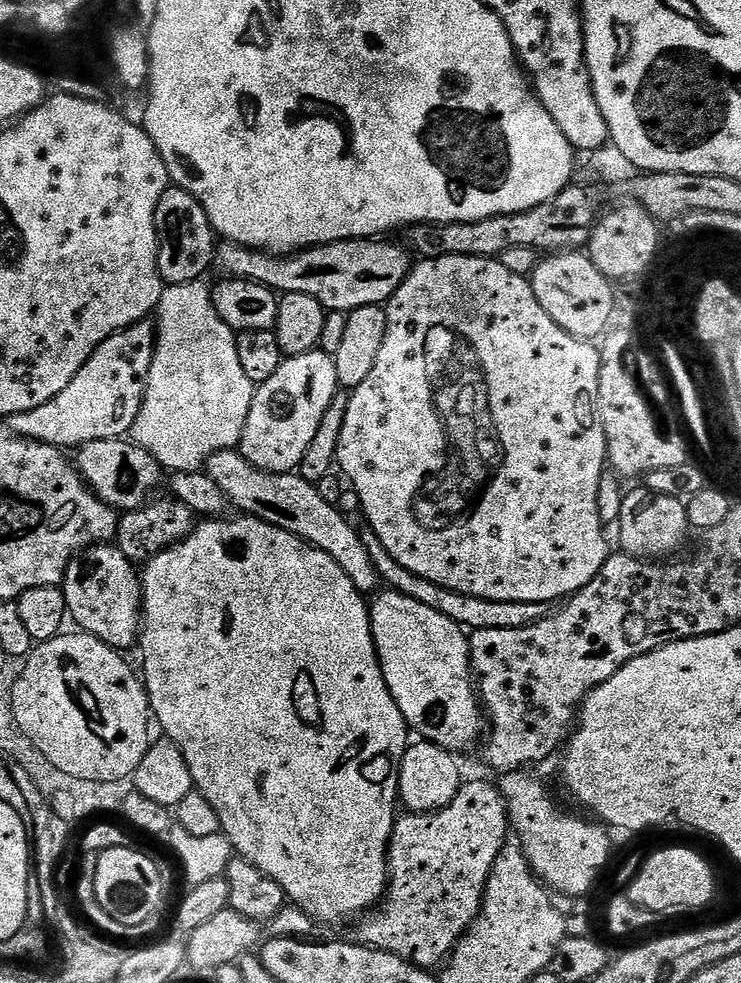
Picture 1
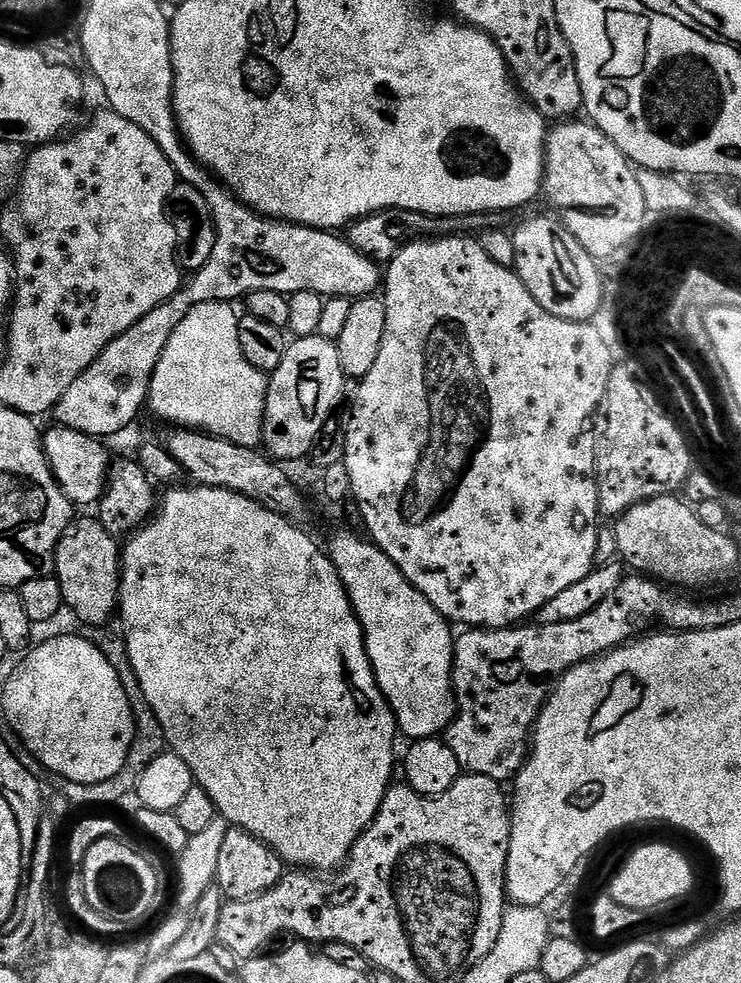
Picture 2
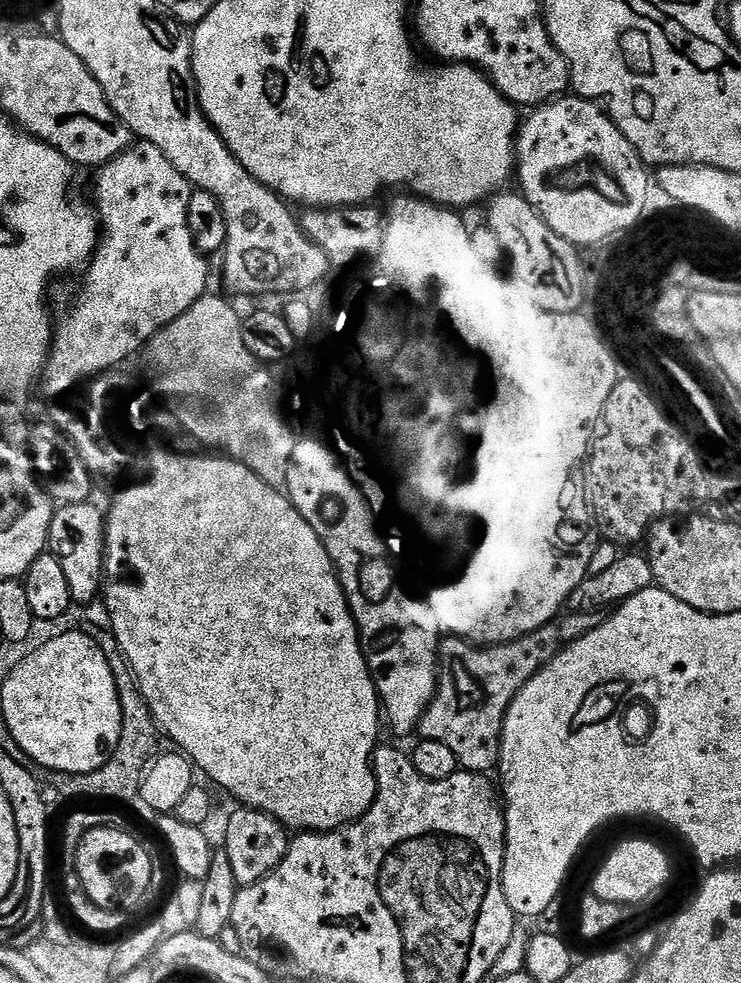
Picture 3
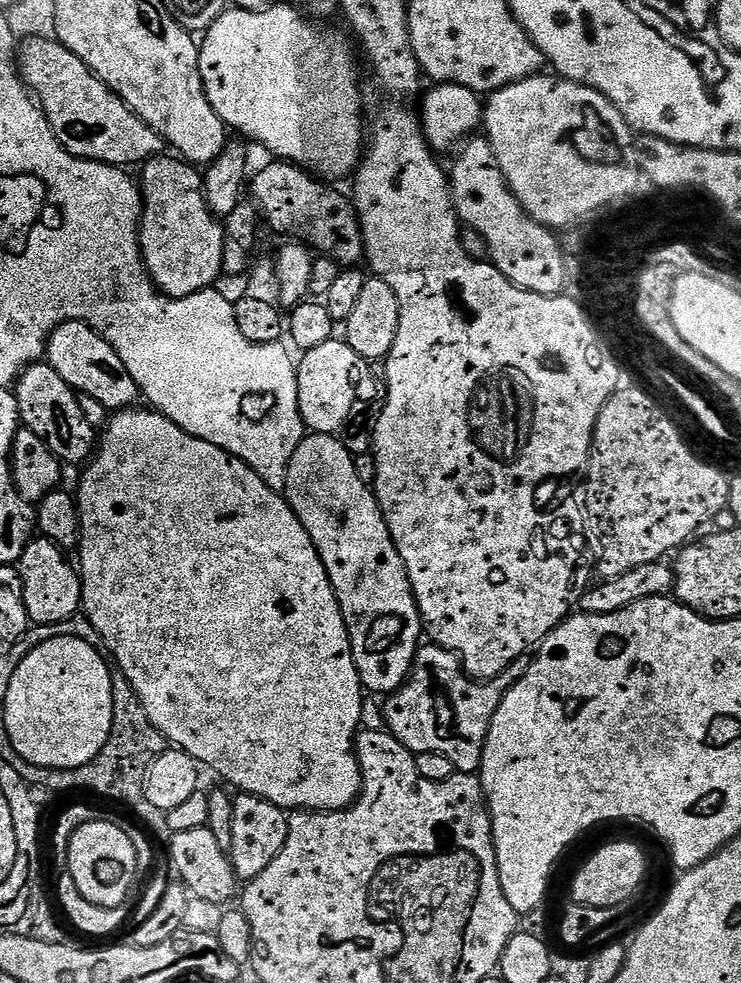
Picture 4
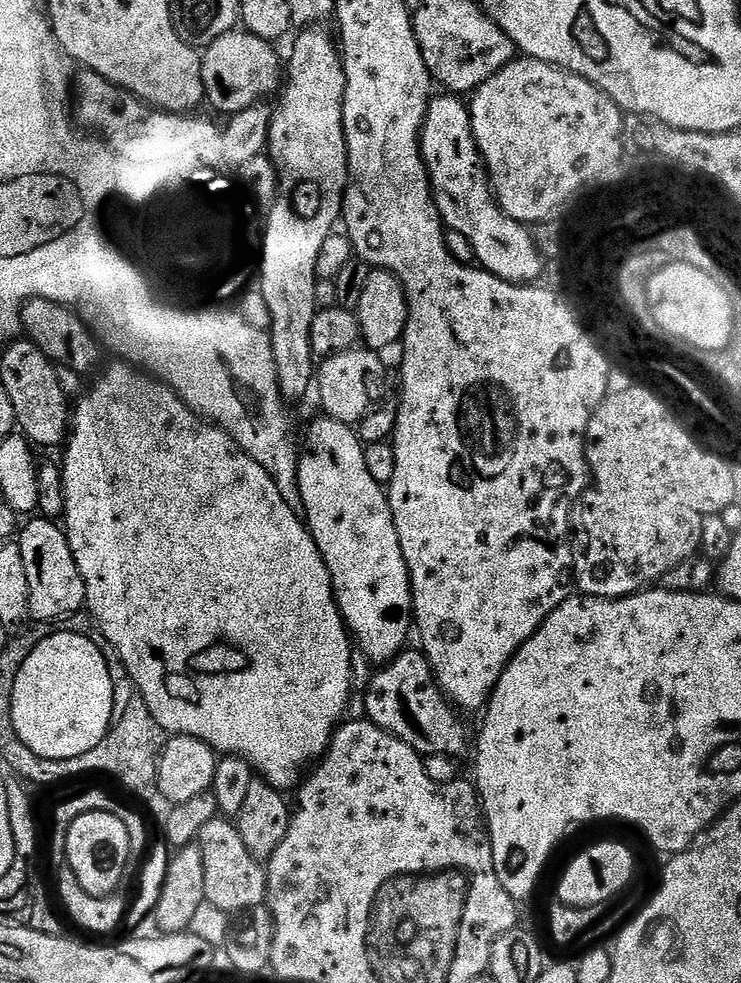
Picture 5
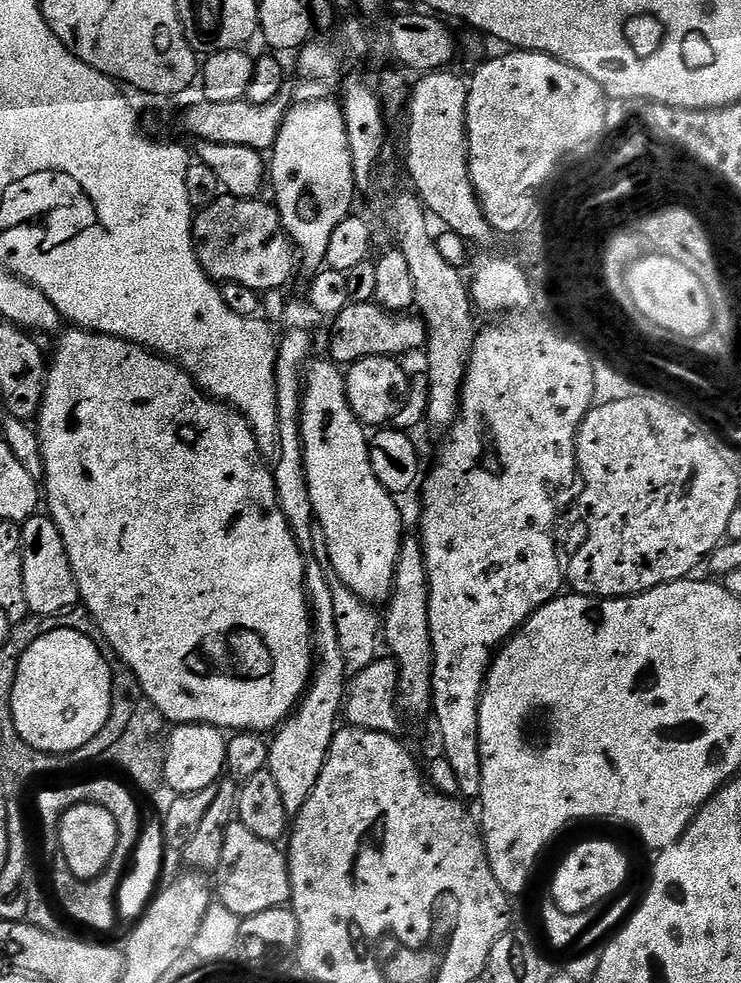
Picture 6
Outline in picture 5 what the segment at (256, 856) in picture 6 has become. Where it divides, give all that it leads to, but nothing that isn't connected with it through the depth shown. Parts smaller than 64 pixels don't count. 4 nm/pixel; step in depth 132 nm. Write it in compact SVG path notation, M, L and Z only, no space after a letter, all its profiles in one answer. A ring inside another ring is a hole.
M217 818L202 826L198 845L205 870L205 901L218 910L235 914L247 908L259 908L268 895L268 873L265 865L253 858L242 843L235 823L228 818Z

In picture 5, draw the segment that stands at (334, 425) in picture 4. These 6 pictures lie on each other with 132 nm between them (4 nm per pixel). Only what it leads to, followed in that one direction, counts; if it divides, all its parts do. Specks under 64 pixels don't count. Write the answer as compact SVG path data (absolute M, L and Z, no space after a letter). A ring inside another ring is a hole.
M363 346L321 359L314 377L315 395L320 395L323 415L349 426L359 425L362 417L381 403L384 392L384 364L375 351Z

